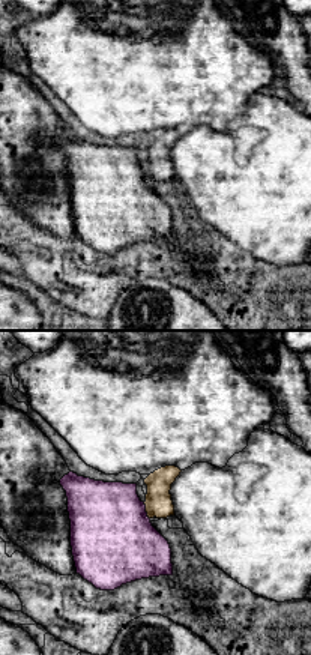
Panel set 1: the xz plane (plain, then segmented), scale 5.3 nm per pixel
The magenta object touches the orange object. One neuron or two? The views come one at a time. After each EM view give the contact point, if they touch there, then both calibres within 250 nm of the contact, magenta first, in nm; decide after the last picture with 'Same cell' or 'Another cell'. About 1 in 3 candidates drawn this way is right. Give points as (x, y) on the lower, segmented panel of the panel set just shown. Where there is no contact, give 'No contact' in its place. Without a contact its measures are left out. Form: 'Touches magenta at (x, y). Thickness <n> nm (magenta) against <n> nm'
Touches magenta at (144, 511). Thickness 460 nm (magenta) against 140 nm

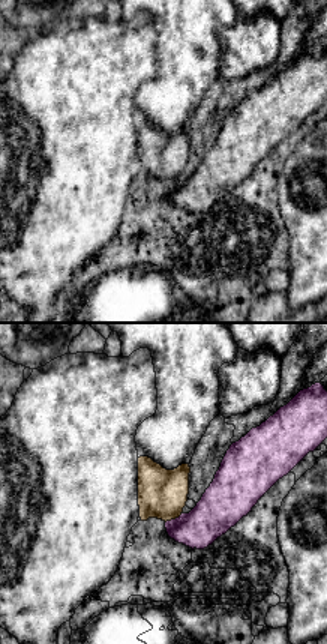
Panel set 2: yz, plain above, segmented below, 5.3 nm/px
Touches magenta at (173, 520). Thickness 220 nm (magenta) against 260 nm

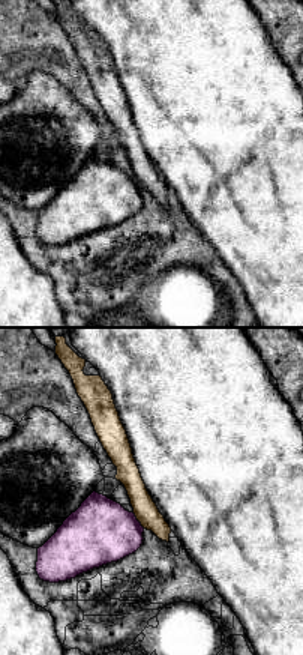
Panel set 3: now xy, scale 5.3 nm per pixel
Touches magenta at (137, 520). Thickness 360 nm (magenta) against 130 nm

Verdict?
Another cell

